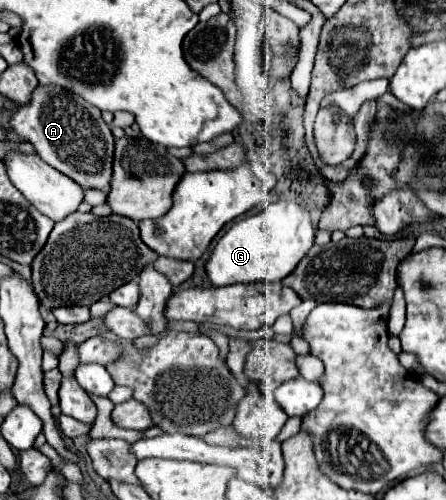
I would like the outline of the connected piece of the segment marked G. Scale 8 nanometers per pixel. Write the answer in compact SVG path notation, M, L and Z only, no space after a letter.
M277 201L263 207L255 215L245 215L217 241L209 261L205 263L207 279L213 287L253 281L281 281L307 255L315 239L313 223L305 207L295 201Z

